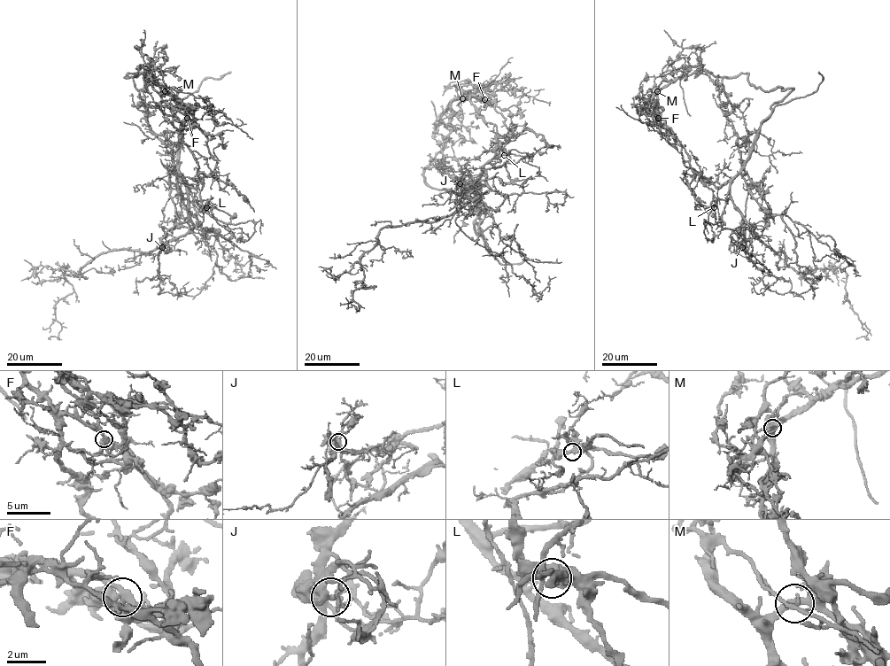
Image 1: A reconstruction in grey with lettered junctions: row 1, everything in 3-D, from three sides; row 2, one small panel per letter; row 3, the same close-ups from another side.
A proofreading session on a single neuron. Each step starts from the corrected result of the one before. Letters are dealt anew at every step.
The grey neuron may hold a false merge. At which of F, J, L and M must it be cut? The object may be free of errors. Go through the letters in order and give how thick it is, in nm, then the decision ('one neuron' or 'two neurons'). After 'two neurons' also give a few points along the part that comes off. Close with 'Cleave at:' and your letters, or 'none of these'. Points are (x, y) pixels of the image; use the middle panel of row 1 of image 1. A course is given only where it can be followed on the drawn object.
F: calibre 360 nm; two neurons; course (484, 99), (466, 92), (460, 96), (458, 104), (462, 114), (460, 127), (447, 129), (441, 121), (462, 131)
J: calibre 320 nm; one neuron
L: calibre 360 nm; one neuron
M: calibre 320 nm; one neuron
Cleave at: F

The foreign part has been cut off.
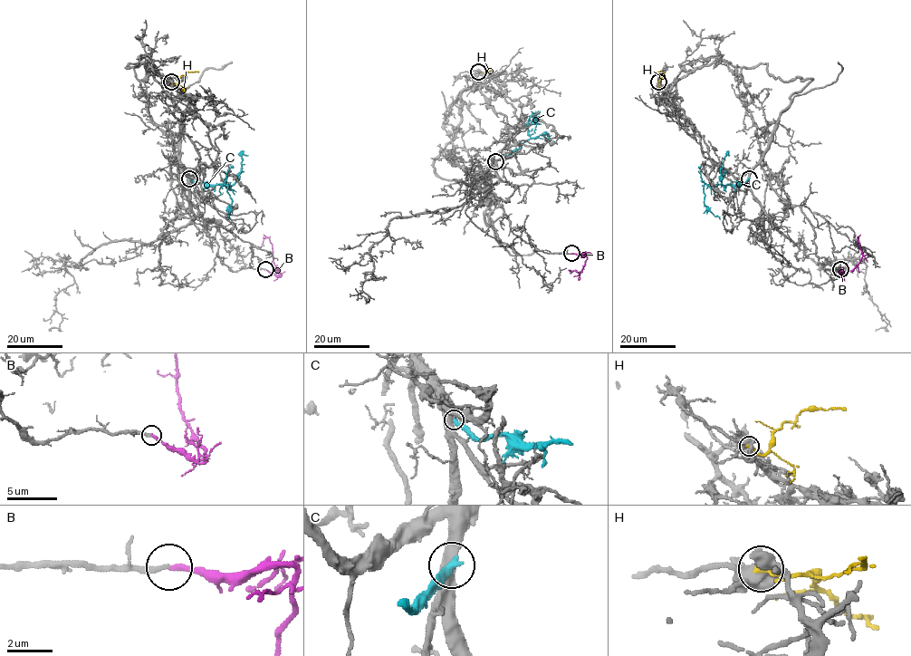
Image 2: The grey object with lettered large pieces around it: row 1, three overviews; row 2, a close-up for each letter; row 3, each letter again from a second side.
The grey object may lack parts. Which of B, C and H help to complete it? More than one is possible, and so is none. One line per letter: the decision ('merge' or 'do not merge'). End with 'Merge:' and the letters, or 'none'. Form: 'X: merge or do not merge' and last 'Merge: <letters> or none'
B: merge
C: do not merge
H: do not merge
Merge: B

